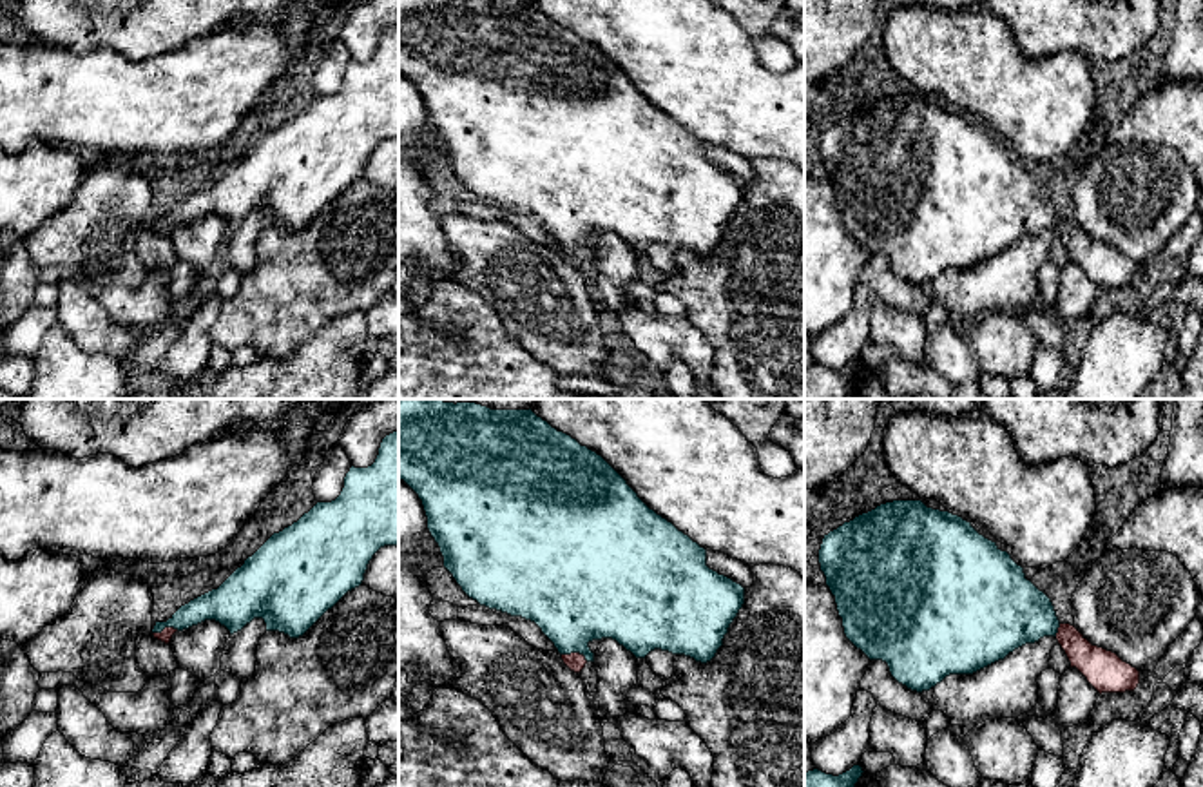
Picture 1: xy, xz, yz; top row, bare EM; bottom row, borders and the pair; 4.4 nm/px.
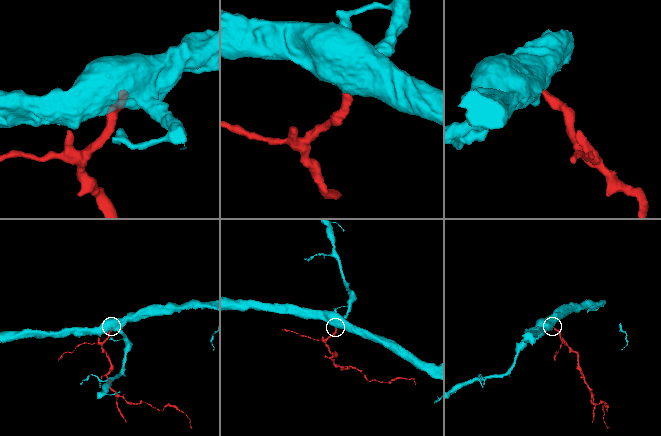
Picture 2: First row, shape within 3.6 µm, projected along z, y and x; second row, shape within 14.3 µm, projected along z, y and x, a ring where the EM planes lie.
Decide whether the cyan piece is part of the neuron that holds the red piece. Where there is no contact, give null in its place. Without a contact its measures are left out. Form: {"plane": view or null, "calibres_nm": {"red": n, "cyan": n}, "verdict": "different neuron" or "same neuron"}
{"plane": "xz", "calibres_nm": {"red": 80, "cyan": 420}, "verdict": "same neuron"}

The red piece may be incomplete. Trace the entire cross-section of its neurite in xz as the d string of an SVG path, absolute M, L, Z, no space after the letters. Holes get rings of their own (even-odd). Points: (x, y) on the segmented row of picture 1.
M399 399L399 479L422 500L428 530L440 548L444 568L453 575L462 591L480 606L534 622L554 644L563 664L574 673L580 673L587 662L594 662L589 644L602 638L616 640L636 658L645 658L650 651L661 649L707 664L723 646L730 624L745 604L745 588L710 569L705 548L650 510L602 455L582 446L571 435L558 432L531 408L491 410L476 403L455 404L428 399Z

